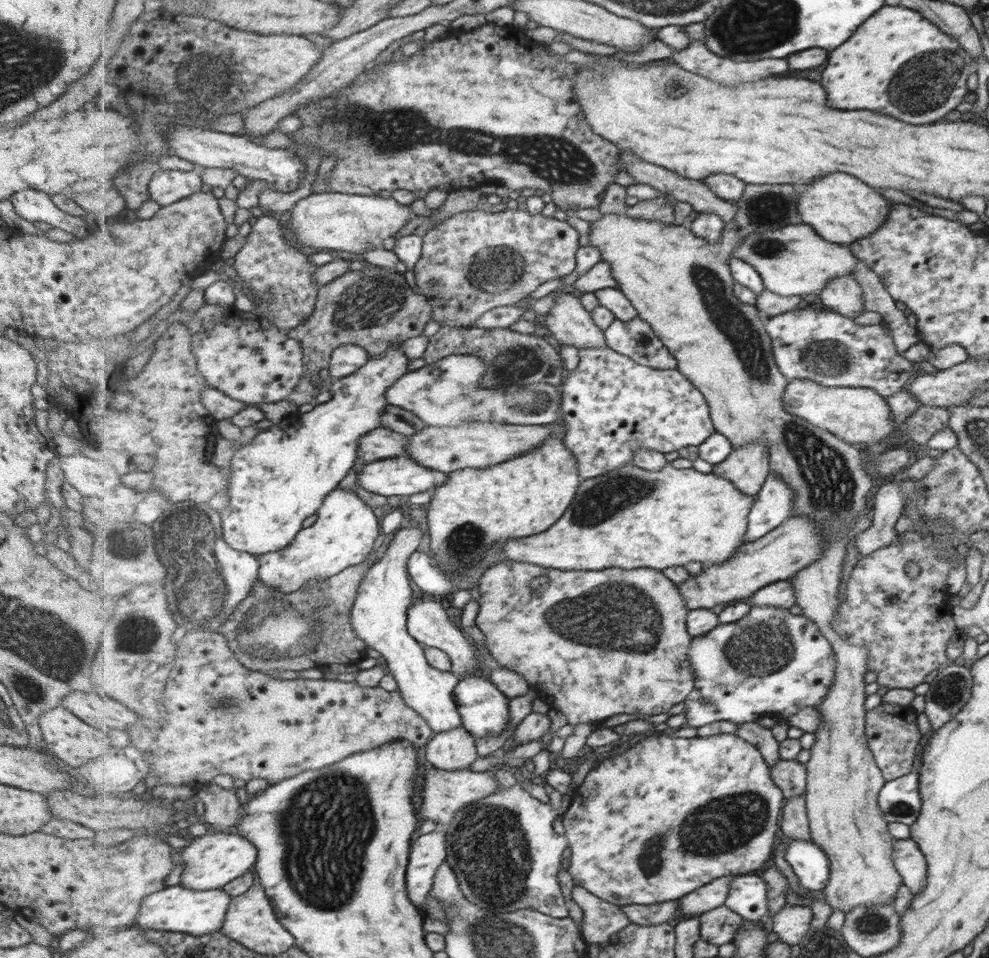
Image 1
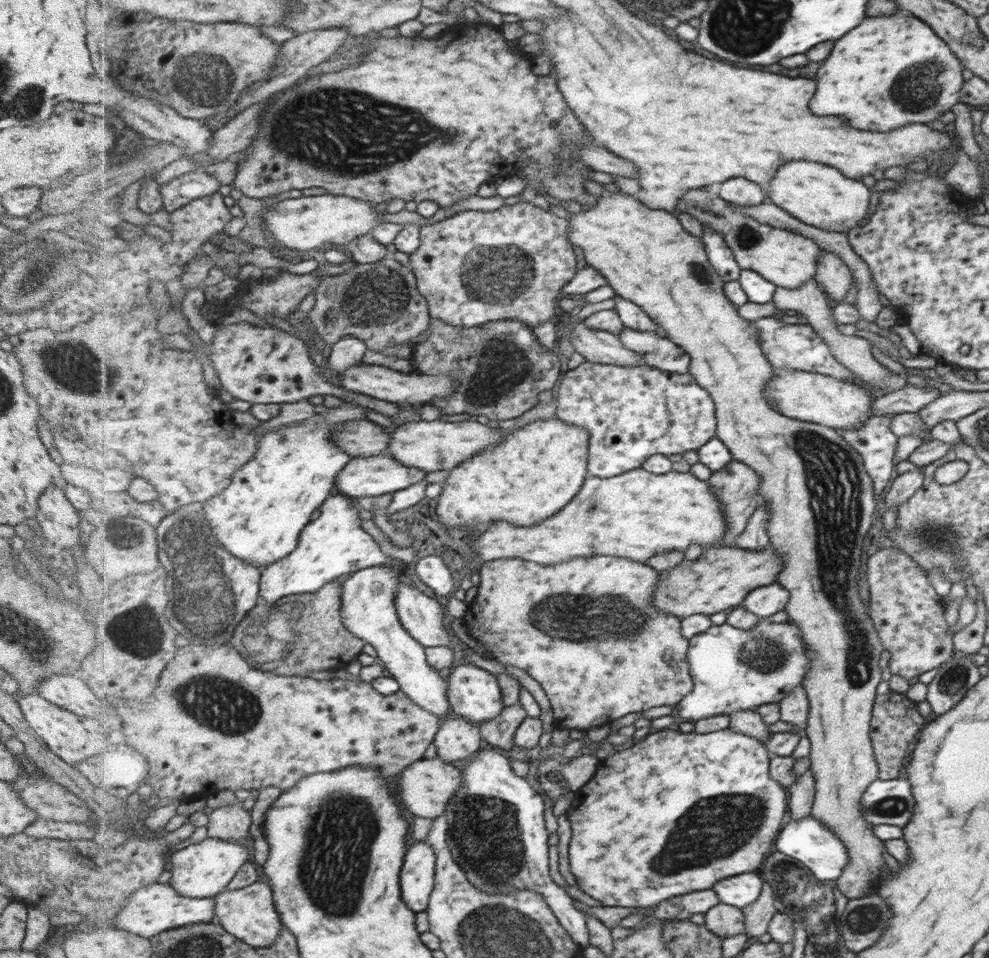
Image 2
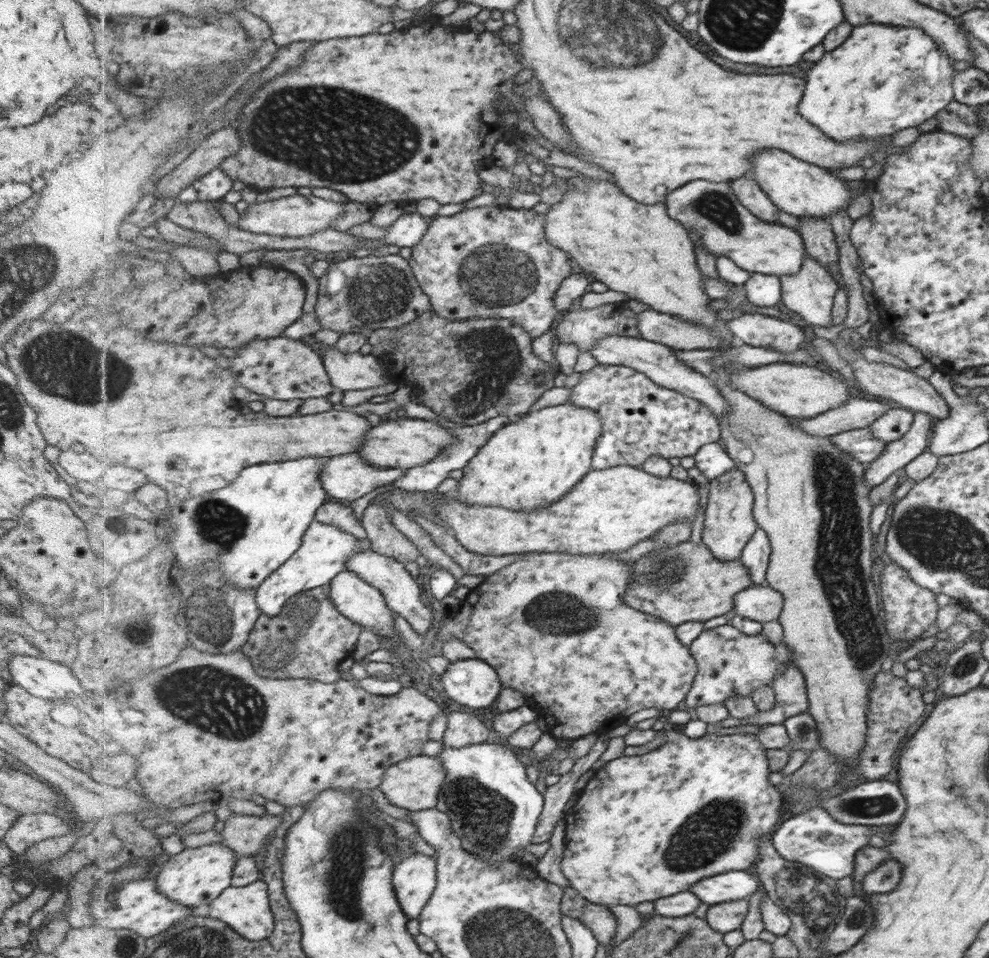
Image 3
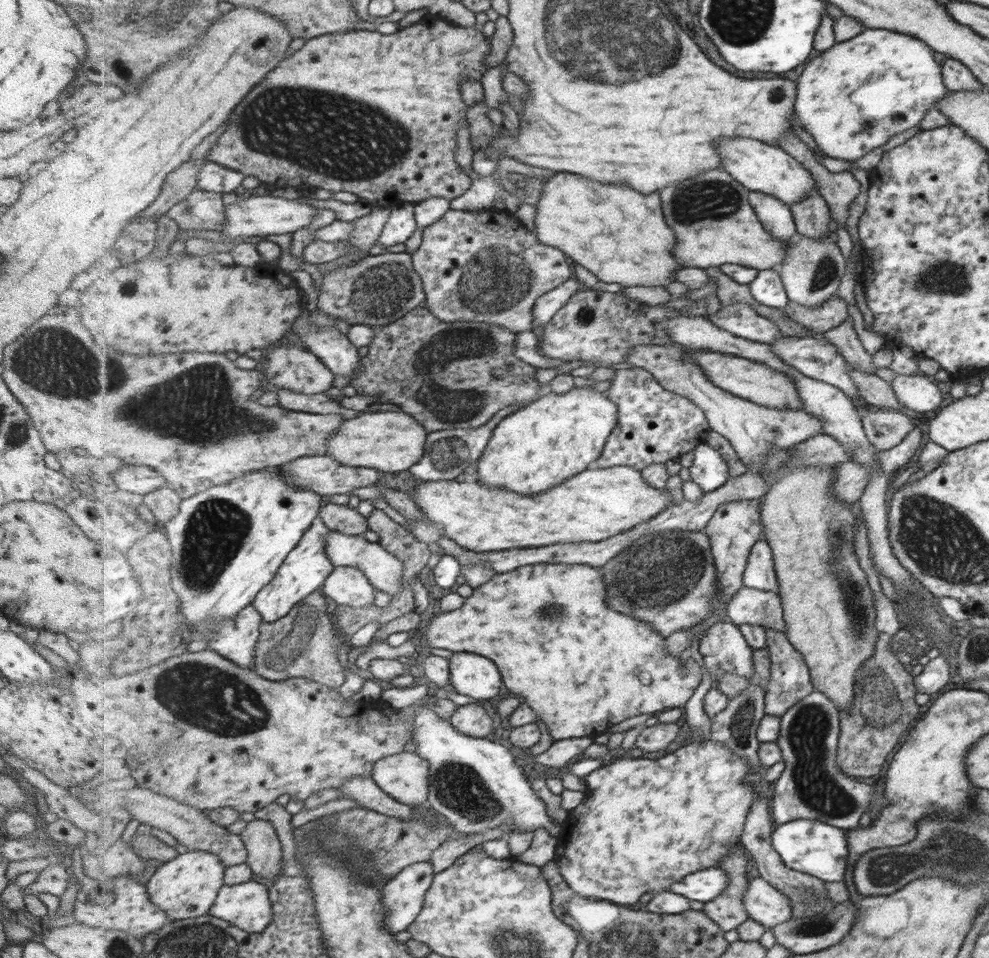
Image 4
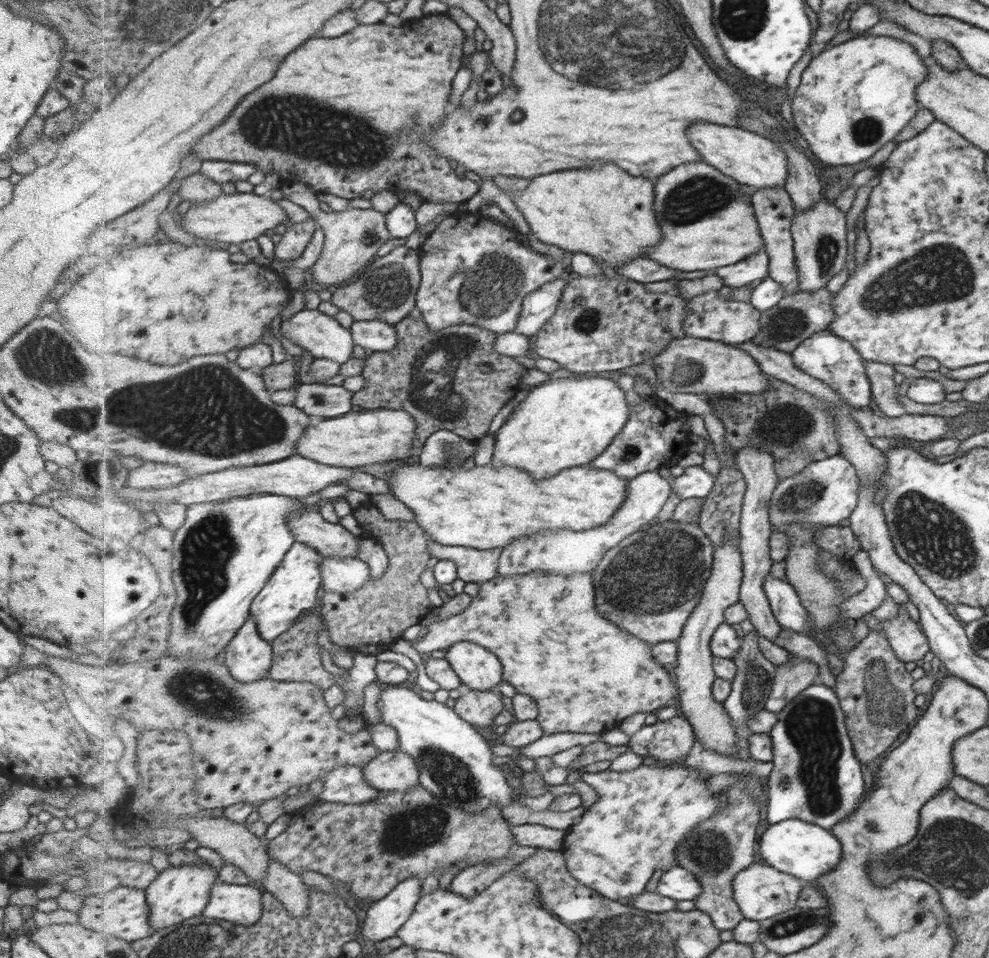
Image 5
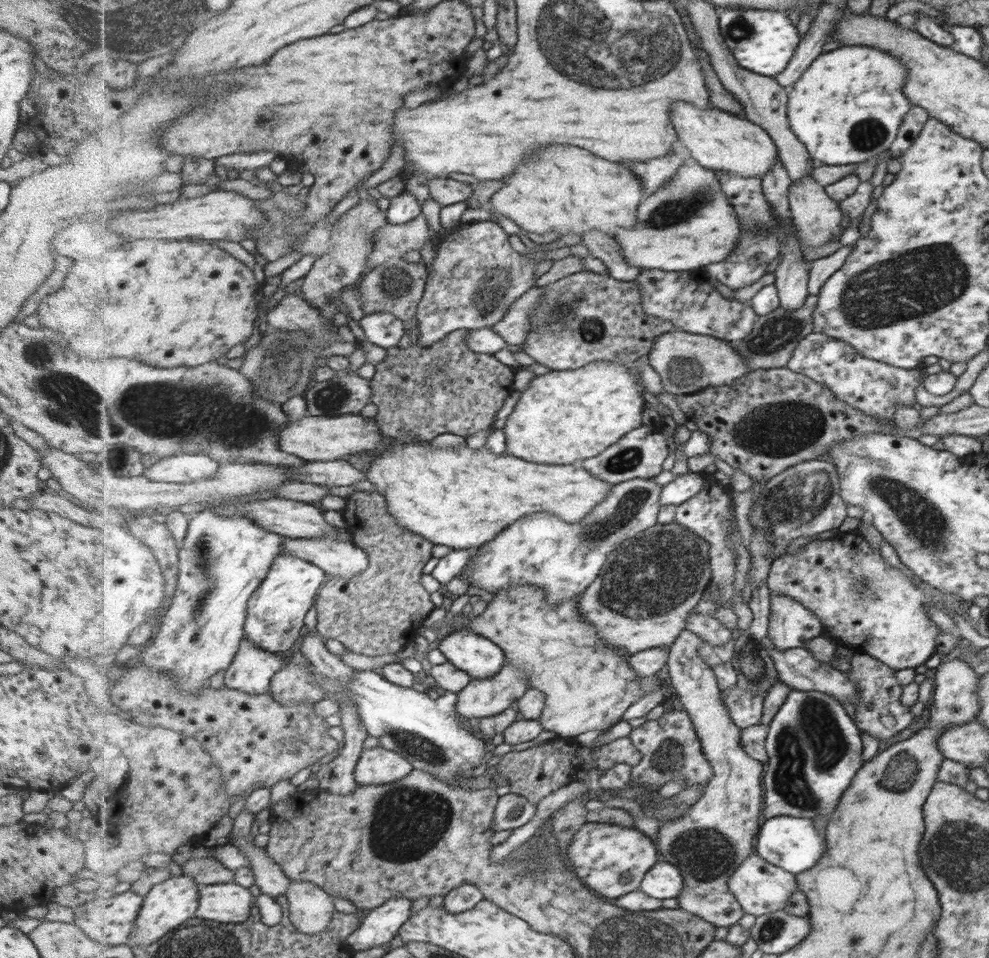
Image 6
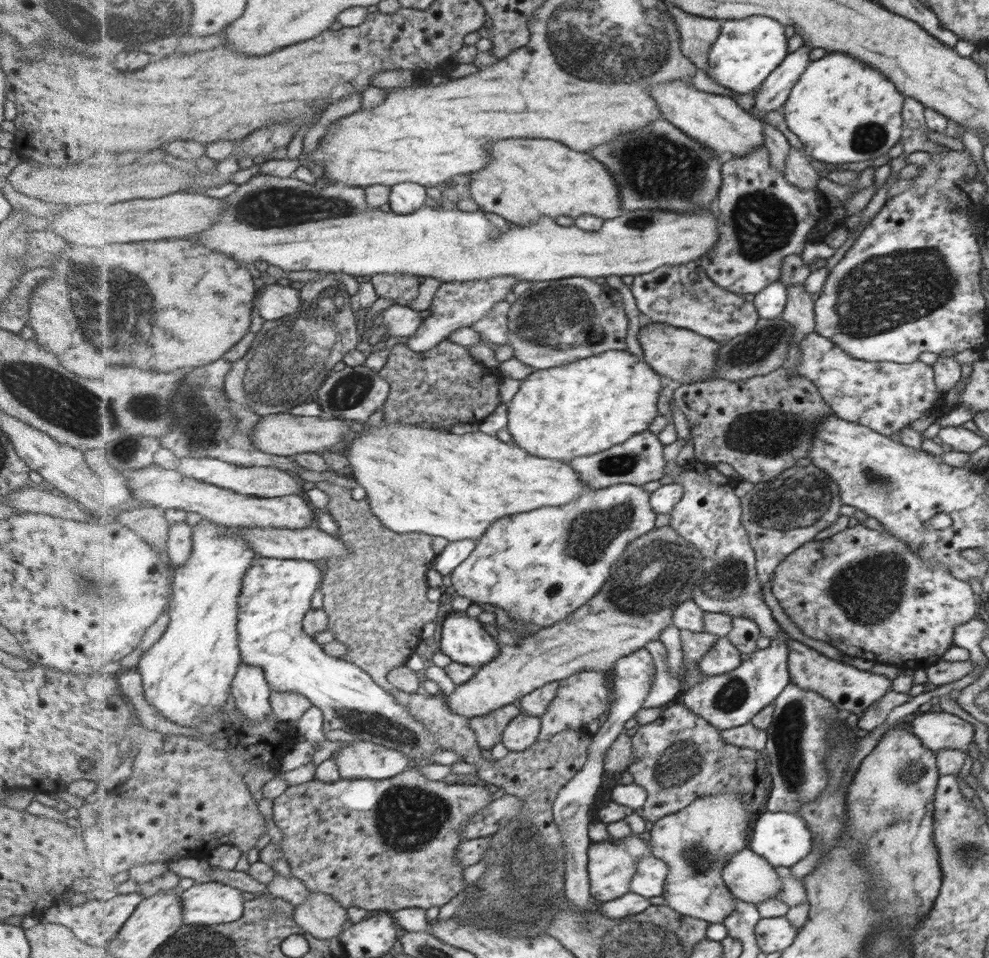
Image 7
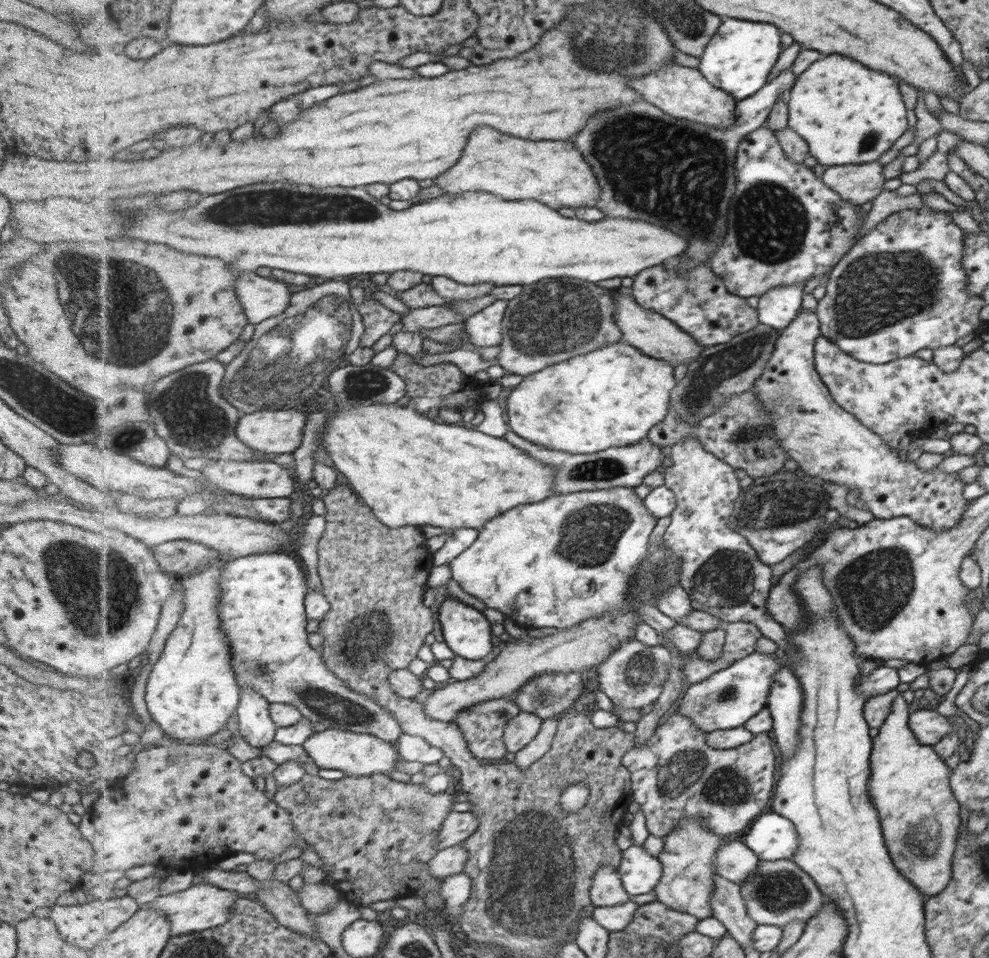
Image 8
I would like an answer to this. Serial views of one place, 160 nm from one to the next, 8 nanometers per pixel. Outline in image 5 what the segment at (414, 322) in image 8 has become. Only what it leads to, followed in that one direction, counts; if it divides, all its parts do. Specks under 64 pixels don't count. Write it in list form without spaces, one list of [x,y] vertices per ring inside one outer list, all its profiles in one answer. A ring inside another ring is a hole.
[[[354,321],[350,329],[357,346],[367,352],[385,352],[395,348],[397,344],[397,329],[385,321]]]

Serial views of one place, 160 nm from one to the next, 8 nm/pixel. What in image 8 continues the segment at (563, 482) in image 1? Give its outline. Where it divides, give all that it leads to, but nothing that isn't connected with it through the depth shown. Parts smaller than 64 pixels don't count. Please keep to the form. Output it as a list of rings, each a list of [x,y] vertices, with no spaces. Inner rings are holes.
[[[620,341],[574,356],[524,377],[510,391],[506,406],[509,426],[533,444],[571,454],[595,454],[613,447],[635,444],[647,438],[650,430],[670,414],[672,392],[678,385],[673,368],[670,362],[647,356],[635,345]]]

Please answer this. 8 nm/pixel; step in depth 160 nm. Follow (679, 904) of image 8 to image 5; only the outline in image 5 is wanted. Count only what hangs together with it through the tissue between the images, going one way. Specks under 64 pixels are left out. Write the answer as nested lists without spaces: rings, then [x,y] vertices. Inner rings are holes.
[[[729,537],[714,552],[714,567],[712,575],[706,582],[702,600],[684,628],[682,638],[677,640],[679,645],[678,664],[674,671],[679,688],[681,710],[684,716],[694,726],[696,739],[702,747],[719,752],[726,756],[738,756],[739,733],[733,725],[730,714],[723,702],[714,696],[714,684],[718,674],[714,670],[714,652],[711,641],[715,631],[726,622],[726,610],[740,602],[742,582],[744,577],[744,558],[740,549],[740,542]],[[742,772],[742,774],[737,775],[735,773],[732,773],[733,775],[737,776],[738,781],[737,783],[731,785],[730,787],[727,788],[726,791],[723,791],[723,793],[725,793],[725,796],[727,796],[727,803],[725,803],[725,807],[721,806],[721,811],[719,811],[719,813],[717,813],[717,815],[713,818],[710,818],[709,820],[706,820],[705,822],[702,822],[681,844],[680,847],[678,848],[678,850],[676,851],[676,855],[677,855],[677,860],[678,860],[678,864],[679,866],[683,867],[683,868],[687,868],[687,870],[690,870],[691,872],[693,872],[693,874],[696,874],[698,876],[698,879],[700,880],[700,884],[703,885],[703,892],[700,893],[700,895],[696,898],[695,902],[696,902],[696,908],[699,910],[702,910],[703,912],[706,912],[707,914],[709,914],[709,916],[711,916],[711,918],[714,920],[715,926],[720,930],[720,931],[724,931],[724,930],[733,930],[735,927],[738,926],[739,923],[742,922],[742,920],[744,919],[744,914],[742,913],[742,908],[738,905],[738,901],[735,900],[734,897],[734,880],[735,877],[738,876],[740,874],[740,872],[743,872],[743,870],[745,870],[746,868],[749,868],[753,863],[756,862],[755,858],[757,858],[757,852],[755,852],[755,844],[757,844],[757,834],[755,834],[755,832],[757,832],[757,828],[759,828],[759,822],[761,822],[761,818],[759,818],[759,810],[760,807],[757,807],[757,805],[755,804],[755,801],[753,800],[753,798],[751,796],[749,796],[749,794],[747,793],[747,788],[745,788],[745,779],[744,776],[746,775],[745,772]]]

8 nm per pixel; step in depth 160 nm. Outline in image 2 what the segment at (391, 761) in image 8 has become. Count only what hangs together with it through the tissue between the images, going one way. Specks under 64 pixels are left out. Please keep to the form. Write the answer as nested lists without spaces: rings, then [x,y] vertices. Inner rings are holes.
[[[435,756],[432,759],[421,759],[401,772],[398,780],[399,796],[403,806],[414,816],[435,820],[445,815],[449,801],[464,786],[463,771]]]

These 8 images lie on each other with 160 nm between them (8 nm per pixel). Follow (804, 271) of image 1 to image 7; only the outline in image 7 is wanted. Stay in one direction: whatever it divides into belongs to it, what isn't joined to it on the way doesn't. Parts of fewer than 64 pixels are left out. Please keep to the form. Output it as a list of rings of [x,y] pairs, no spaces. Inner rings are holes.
[[[264,173],[252,176],[250,180],[239,186],[225,200],[225,209],[221,219],[205,233],[195,236],[196,241],[215,252],[227,254],[239,264],[252,263],[256,260],[282,270],[316,270],[319,273],[344,272],[354,278],[357,276],[373,276],[378,274],[408,274],[422,278],[437,277],[443,282],[465,282],[467,280],[490,279],[491,277],[509,275],[522,281],[552,281],[573,277],[599,278],[599,276],[634,276],[644,275],[666,265],[685,265],[697,259],[703,259],[715,245],[721,232],[719,220],[711,210],[701,212],[623,212],[618,218],[604,221],[603,228],[593,233],[573,226],[559,226],[551,217],[543,217],[529,225],[515,225],[515,229],[499,232],[485,218],[483,208],[477,212],[461,212],[457,208],[443,210],[435,206],[423,206],[407,215],[399,215],[379,210],[367,203],[366,187],[349,188],[349,185],[335,184],[321,189],[315,184],[307,184],[296,178],[277,178]],[[269,188],[295,188],[299,192],[307,192],[309,200],[315,200],[315,208],[319,208],[317,222],[305,222],[297,226],[283,228],[257,228],[239,218],[239,206],[251,194],[269,190]]]

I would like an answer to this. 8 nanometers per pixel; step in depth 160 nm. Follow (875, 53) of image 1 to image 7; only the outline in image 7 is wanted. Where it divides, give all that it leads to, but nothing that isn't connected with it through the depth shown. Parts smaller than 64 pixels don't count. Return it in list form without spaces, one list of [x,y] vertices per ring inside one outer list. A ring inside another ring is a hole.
[[[843,53],[825,54],[813,60],[803,72],[803,80],[794,84],[793,90],[783,106],[783,116],[787,128],[799,138],[804,154],[826,164],[845,164],[883,157],[887,150],[902,136],[901,104],[903,96],[893,82],[885,80],[883,74],[871,66]]]

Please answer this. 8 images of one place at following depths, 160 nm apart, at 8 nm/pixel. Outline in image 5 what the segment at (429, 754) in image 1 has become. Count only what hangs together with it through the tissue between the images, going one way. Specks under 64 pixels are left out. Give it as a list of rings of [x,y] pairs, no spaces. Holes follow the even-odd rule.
[[[498,688],[489,691],[469,690],[465,696],[452,702],[453,708],[475,727],[493,727],[497,715],[505,709]]]

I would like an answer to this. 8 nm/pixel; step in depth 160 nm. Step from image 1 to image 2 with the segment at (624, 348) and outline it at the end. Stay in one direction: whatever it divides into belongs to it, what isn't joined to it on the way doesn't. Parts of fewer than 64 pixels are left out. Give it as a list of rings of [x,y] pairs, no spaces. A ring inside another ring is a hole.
[[[626,327],[621,334],[624,344],[646,357],[646,364],[662,371],[689,373],[691,357],[684,348],[657,332],[639,332]]]

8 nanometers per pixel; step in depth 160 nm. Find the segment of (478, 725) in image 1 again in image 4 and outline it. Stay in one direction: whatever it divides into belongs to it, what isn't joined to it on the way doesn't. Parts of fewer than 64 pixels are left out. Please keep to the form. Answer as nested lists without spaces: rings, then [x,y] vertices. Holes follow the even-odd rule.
[[[454,653],[450,659],[450,670],[454,691],[476,701],[495,698],[504,685],[498,665],[479,653]]]

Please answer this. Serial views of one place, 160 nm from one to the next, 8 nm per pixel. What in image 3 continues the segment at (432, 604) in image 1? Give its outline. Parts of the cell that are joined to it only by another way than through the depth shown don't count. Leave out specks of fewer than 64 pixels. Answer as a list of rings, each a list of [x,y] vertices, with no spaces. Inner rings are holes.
[[[373,549],[362,550],[354,554],[348,562],[347,570],[356,572],[363,580],[378,588],[384,595],[387,604],[396,614],[400,614],[411,626],[422,636],[425,636],[433,624],[433,608],[425,601],[421,595],[419,581],[411,576],[403,562],[396,558],[383,556]]]

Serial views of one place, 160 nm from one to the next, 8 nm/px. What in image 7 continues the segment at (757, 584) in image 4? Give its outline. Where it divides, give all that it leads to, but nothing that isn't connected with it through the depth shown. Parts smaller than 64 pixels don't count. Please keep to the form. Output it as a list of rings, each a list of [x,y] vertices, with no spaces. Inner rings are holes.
[[[787,633],[770,640],[766,649],[757,650],[751,659],[745,661],[739,669],[729,675],[705,676],[701,683],[689,690],[684,690],[681,702],[691,712],[695,712],[719,730],[730,730],[752,723],[752,720],[768,707],[790,683],[786,660],[789,658]]]

